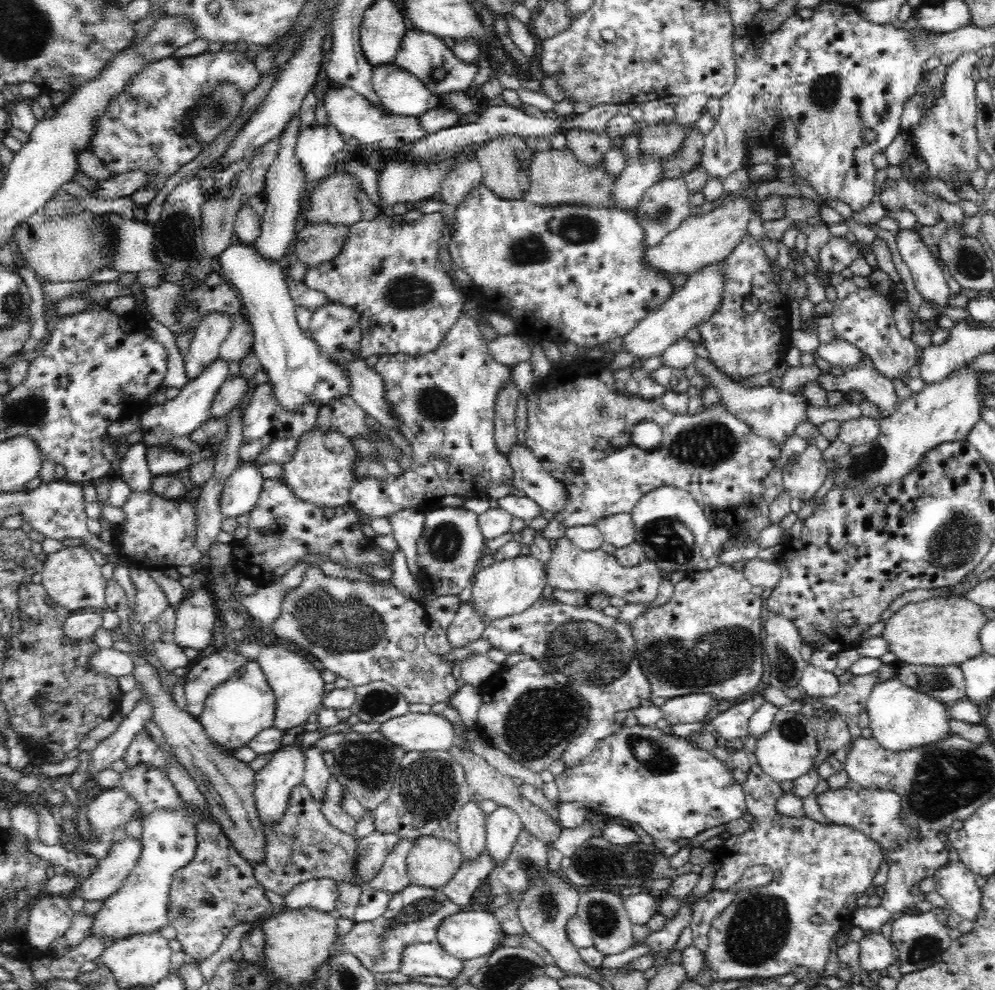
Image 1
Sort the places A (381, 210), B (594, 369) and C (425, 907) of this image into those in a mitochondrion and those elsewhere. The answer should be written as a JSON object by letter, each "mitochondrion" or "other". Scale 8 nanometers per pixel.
{"A":"other","B":"other","C":"mitochondrion"}

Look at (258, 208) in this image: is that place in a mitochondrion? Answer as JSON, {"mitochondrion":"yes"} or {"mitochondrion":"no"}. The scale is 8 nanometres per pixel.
{"mitochondrion":"no"}

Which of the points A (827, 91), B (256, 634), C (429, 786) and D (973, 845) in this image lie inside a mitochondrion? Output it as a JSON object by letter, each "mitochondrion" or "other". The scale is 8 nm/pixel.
{"A":"mitochondrion","B":"other","C":"mitochondrion","D":"other"}

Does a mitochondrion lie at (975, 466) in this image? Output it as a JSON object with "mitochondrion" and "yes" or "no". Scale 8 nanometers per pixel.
{"mitochondrion":"no"}

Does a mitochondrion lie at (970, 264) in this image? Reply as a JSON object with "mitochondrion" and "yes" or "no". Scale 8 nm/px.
{"mitochondrion":"yes"}

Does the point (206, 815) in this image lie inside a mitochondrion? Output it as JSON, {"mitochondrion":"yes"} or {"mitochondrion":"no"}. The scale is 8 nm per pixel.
{"mitochondrion":"no"}

